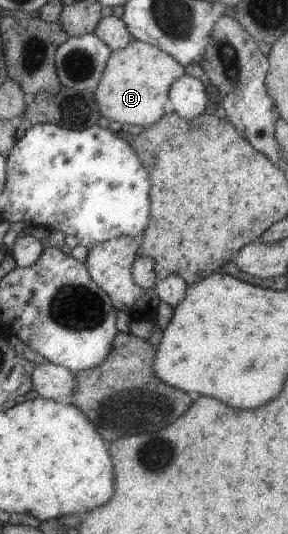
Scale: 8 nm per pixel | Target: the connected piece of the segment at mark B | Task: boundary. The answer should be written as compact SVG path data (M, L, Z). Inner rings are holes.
M133 39L127 47L110 53L105 75L93 92L101 115L122 124L141 125L147 128L165 116L165 105L170 98L170 89L174 81L183 74L185 69L171 54L142 39Z

